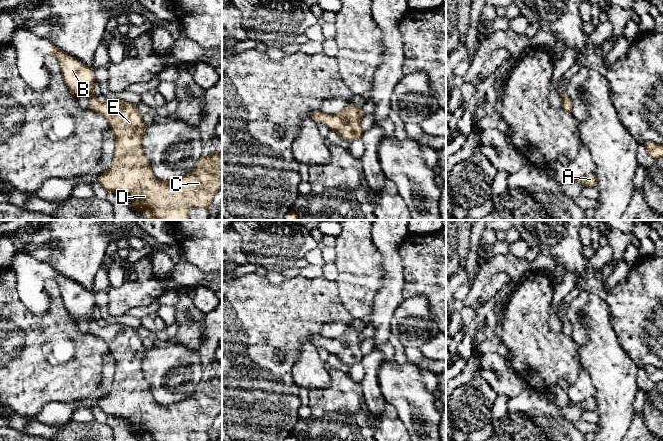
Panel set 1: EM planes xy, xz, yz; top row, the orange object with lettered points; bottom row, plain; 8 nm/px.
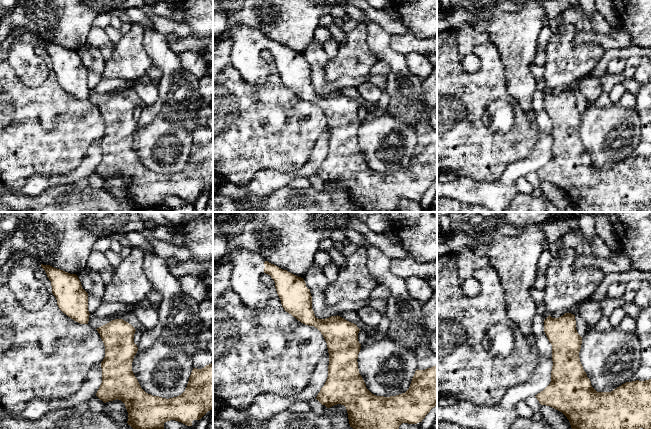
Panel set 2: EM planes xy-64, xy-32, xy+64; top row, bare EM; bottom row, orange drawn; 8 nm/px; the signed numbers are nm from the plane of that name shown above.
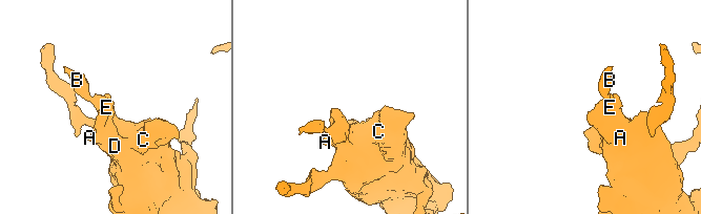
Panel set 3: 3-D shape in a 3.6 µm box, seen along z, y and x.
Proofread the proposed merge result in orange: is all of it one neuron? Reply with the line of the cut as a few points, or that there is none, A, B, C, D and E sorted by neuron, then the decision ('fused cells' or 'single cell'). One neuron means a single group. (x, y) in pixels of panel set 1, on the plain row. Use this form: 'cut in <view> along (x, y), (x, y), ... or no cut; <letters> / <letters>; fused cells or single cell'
no cut; A B C D E; single cell

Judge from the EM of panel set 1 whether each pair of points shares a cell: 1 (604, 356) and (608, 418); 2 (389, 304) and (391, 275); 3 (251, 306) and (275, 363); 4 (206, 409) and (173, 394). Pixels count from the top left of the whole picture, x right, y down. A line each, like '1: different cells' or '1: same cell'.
1: same cell
2: same cell
3: same cell
4: different cells

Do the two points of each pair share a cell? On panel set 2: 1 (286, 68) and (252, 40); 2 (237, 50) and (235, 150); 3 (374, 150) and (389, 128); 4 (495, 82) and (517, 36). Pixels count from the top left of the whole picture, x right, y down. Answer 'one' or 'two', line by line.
1: one
2: two
3: one
4: two

